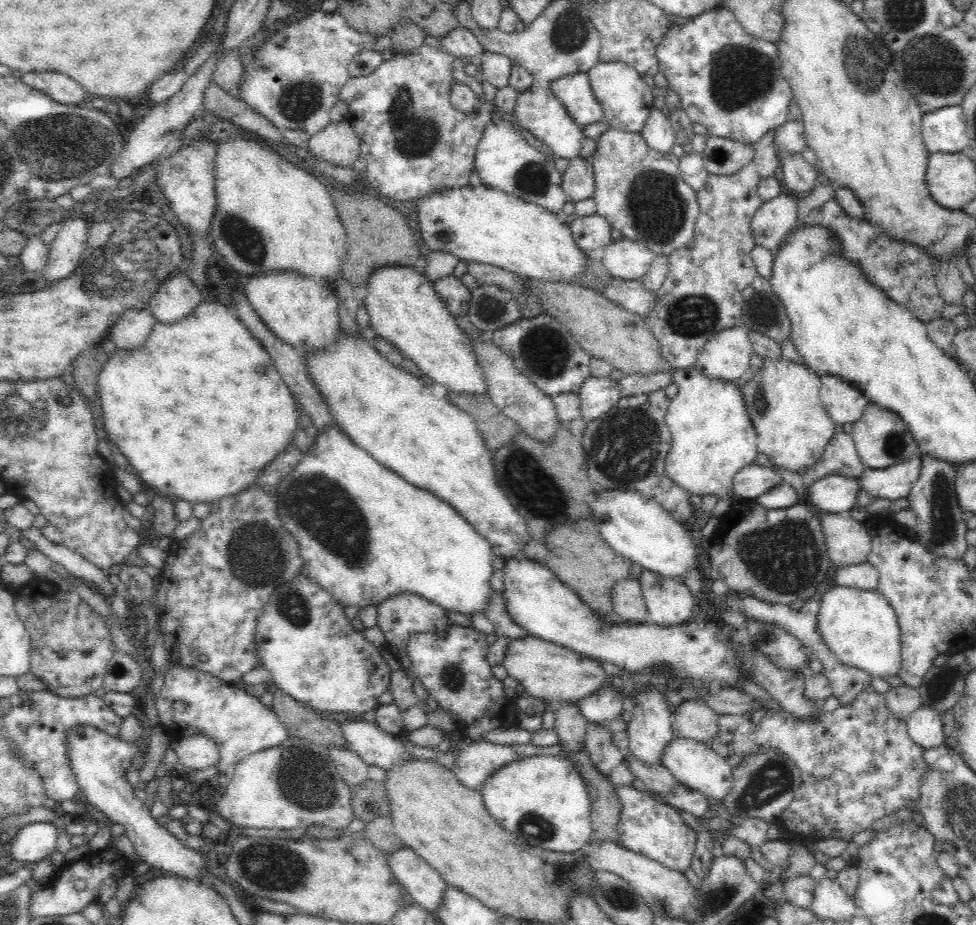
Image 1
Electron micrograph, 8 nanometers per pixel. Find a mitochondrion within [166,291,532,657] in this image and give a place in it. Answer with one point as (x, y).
(322, 509)

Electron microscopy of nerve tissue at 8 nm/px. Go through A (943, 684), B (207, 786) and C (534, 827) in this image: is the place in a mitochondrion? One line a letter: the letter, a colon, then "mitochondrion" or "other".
A: mitochondrion
B: other
C: mitochondrion

